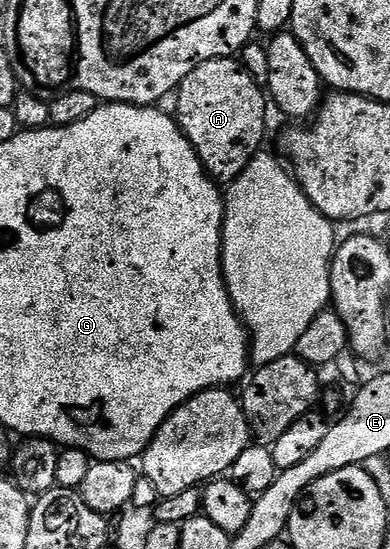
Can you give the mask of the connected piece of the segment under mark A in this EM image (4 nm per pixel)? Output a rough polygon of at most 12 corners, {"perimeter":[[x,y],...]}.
{"perimeter":[[239,59],[197,64],[174,119],[217,185],[261,151],[270,109]]}

